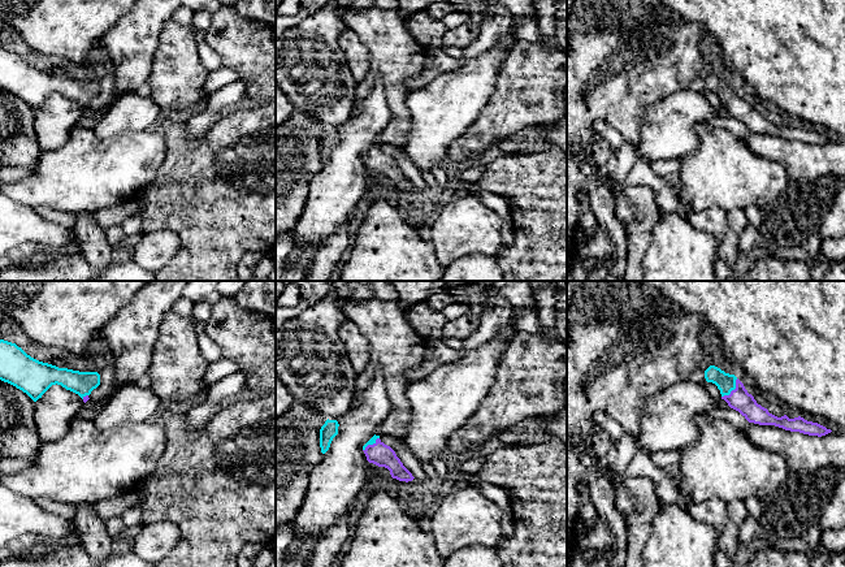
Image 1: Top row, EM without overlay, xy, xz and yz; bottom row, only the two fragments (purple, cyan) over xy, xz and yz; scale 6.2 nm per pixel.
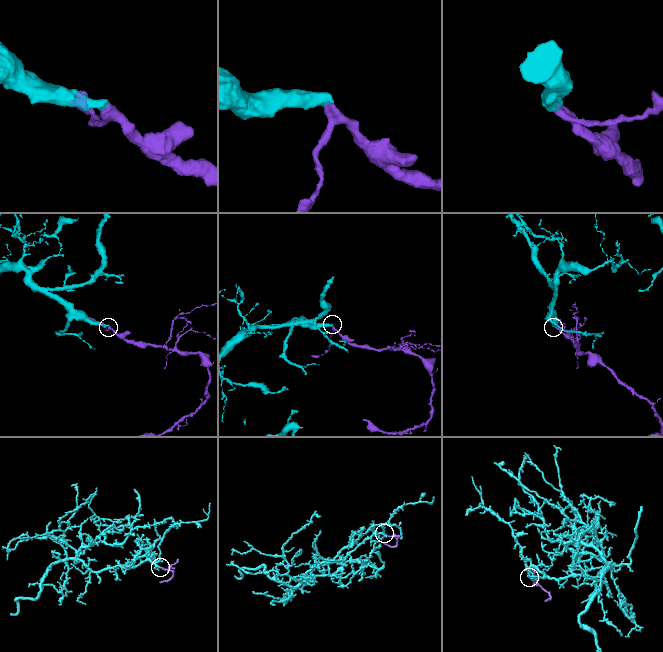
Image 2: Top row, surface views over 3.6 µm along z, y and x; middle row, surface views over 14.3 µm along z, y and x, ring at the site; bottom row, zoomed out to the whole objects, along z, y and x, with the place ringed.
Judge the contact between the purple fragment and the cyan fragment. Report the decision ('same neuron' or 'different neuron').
same neuron

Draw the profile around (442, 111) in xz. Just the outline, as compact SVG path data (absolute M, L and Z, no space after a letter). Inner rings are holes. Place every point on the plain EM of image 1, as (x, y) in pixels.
M512 22L508 33L490 49L474 56L459 70L439 75L422 88L408 94L406 104L410 112L411 133L403 150L421 173L432 172L437 164L446 161L450 144L476 122L495 92L504 59L516 40Z

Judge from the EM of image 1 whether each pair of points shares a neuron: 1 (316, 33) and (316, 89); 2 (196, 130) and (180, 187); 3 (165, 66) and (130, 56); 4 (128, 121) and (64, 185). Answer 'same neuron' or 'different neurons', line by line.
1: same neuron
2: different neurons
3: different neurons
4: different neurons

